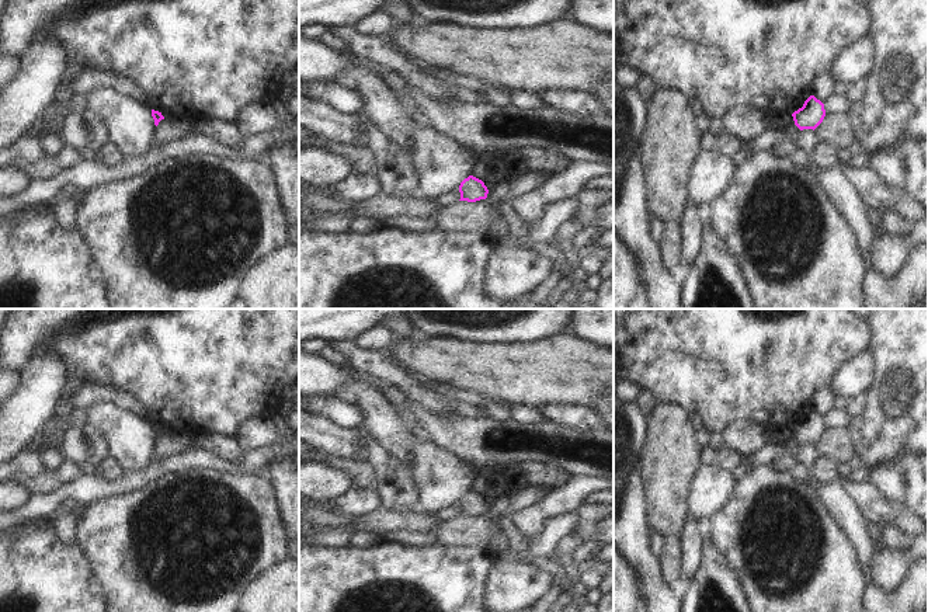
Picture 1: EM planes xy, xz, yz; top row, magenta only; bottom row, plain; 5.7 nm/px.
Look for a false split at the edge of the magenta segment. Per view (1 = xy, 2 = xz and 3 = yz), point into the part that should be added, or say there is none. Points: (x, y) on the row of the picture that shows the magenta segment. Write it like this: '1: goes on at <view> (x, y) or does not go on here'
1: does not go on here
2: does not go on here
3: does not go on here

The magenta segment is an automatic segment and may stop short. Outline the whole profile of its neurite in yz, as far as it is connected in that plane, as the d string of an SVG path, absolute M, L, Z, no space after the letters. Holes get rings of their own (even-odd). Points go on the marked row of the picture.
M810 95L802 108L792 114L795 125L803 129L816 129L826 117L824 104L814 95Z

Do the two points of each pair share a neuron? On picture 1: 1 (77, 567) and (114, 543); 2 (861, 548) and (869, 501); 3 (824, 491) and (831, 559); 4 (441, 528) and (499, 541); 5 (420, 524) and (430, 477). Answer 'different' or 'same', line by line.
1: different
2: different
3: different
4: different
5: different

